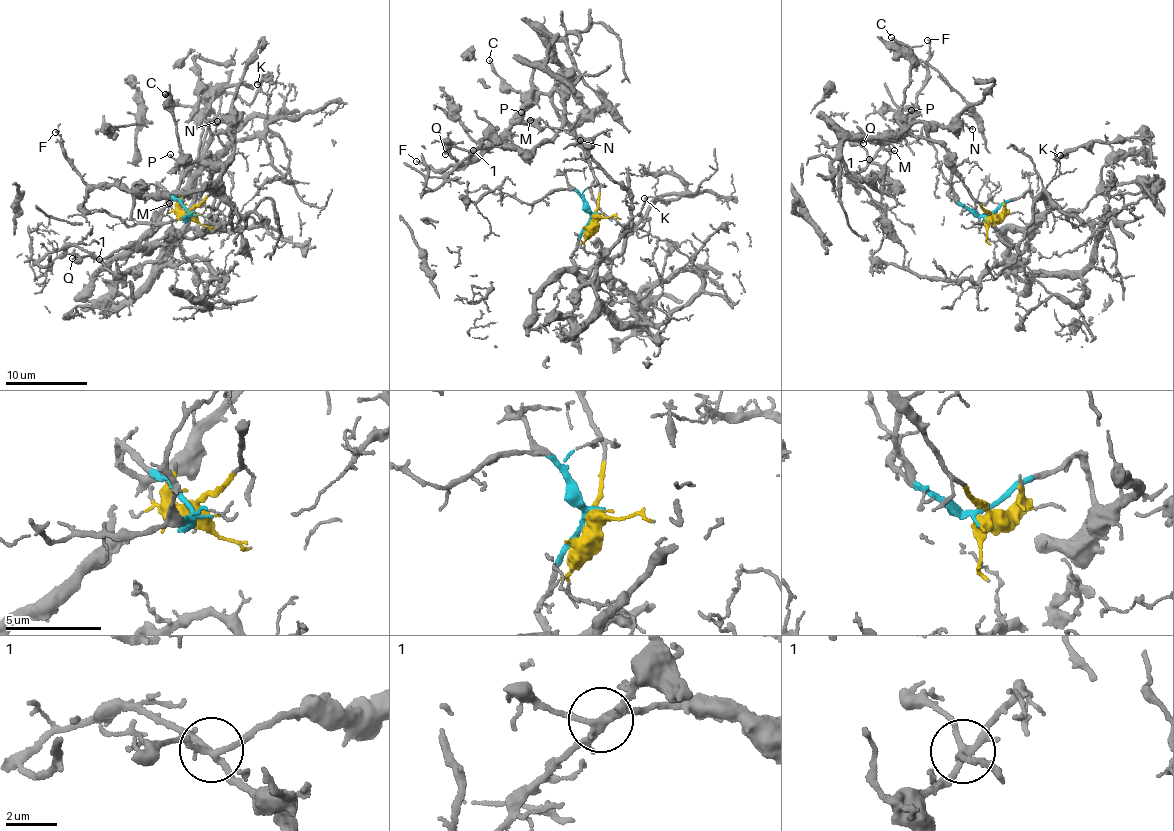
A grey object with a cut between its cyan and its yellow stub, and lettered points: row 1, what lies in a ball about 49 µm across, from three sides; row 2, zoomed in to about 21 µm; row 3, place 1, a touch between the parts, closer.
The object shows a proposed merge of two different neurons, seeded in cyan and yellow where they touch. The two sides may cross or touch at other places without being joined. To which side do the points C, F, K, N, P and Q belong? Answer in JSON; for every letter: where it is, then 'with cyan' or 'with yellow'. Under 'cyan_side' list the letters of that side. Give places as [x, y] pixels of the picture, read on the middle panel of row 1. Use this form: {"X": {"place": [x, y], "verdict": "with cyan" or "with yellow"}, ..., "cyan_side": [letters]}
{"C": {"place": [489, 60], "verdict": "with yellow"}, "F": {"place": [416, 161], "verdict": "with yellow"}, "K": {"place": [644, 198], "verdict": "with cyan"}, "N": {"place": [580, 140], "verdict": "with yellow"}, "P": {"place": [521, 112], "verdict": "with yellow"}, "Q": {"place": [445, 154], "verdict": "with yellow"}, "cyan_side": ["K"]}

